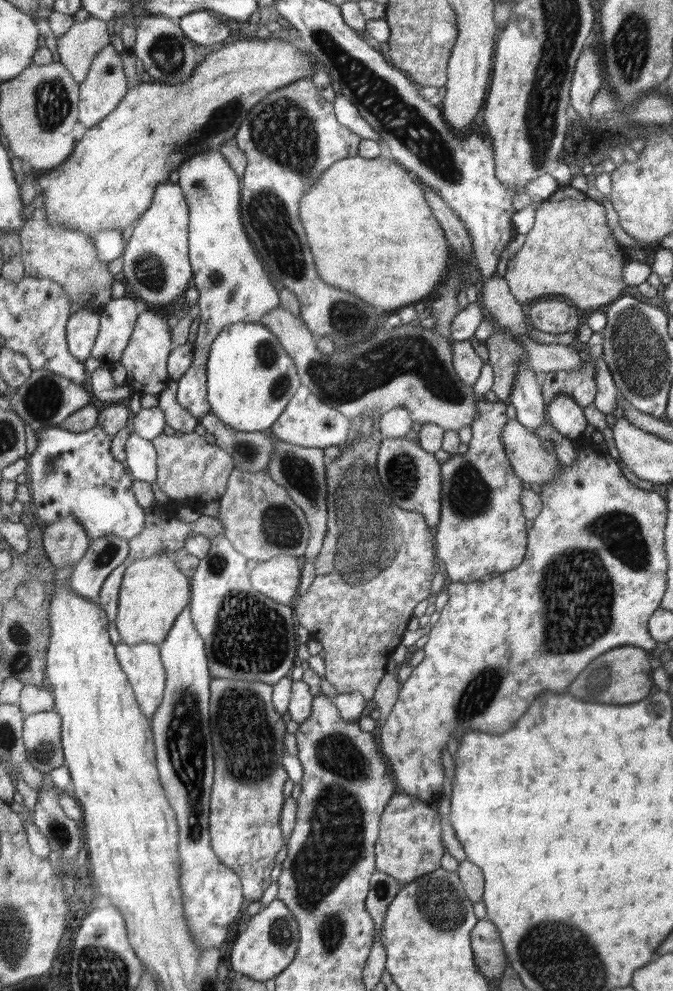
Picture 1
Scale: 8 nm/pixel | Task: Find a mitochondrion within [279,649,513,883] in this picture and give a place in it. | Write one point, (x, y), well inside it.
(477, 696)

